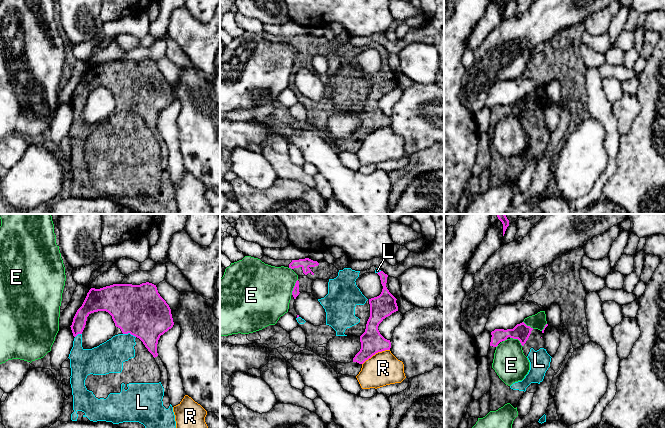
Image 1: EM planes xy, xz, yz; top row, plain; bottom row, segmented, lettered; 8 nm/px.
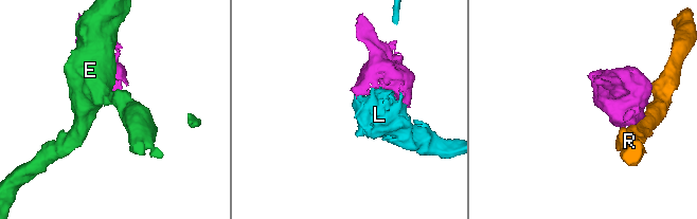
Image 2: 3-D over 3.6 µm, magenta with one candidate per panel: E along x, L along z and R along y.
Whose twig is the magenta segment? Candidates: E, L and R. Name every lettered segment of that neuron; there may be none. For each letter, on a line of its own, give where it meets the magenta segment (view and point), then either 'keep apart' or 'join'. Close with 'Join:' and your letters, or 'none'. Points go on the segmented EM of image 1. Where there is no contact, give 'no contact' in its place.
E: contact xz (294, 287); keep apart
L: contact xy (129, 332); join
R: contact xz (375, 353); keep apart
Join: L

